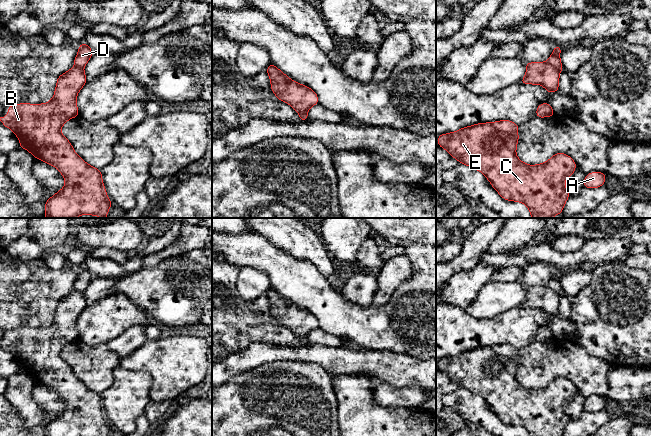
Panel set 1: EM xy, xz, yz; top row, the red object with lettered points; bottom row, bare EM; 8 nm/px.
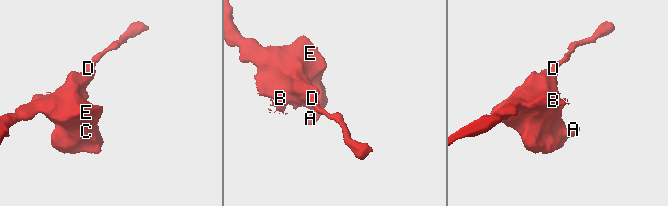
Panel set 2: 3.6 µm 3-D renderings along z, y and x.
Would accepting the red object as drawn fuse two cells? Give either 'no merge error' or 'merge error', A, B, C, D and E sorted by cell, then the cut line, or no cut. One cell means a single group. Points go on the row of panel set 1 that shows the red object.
merge error | A B C E / D | yz (547, 61), (559, 71)

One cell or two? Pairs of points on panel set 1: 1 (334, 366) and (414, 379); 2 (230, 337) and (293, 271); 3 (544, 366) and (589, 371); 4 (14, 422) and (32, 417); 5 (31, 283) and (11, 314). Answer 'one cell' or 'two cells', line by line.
1: one cell
2: two cells
3: one cell
4: two cells
5: one cell

